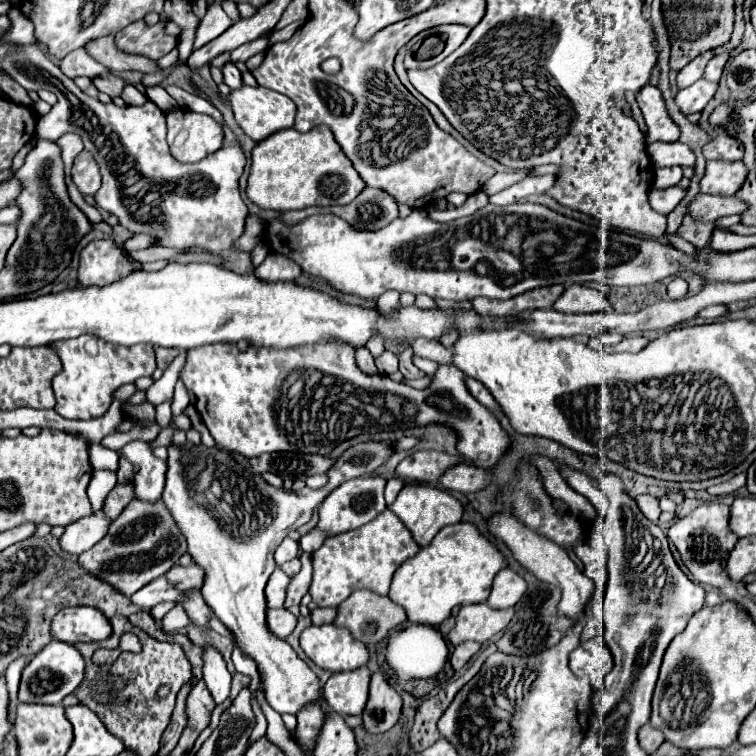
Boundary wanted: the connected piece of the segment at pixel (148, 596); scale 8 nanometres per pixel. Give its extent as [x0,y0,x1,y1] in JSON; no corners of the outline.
[132,576,182,608]

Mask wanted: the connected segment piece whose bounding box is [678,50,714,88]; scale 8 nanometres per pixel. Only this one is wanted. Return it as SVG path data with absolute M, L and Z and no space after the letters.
M710 50L710 52L704 52L704 54L700 54L698 58L694 58L688 66L684 66L684 68L680 70L680 74L678 74L678 88L686 88L686 86L694 84L696 80L700 80L702 74L704 74L704 68L706 68L706 64L708 64L708 60L710 60L712 56L714 56L712 50Z

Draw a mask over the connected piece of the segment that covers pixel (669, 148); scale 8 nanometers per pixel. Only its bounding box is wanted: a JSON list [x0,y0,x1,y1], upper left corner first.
[648,142,696,166]

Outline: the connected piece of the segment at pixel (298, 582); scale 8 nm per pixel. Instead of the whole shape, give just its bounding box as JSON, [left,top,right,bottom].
[284,552,312,609]

